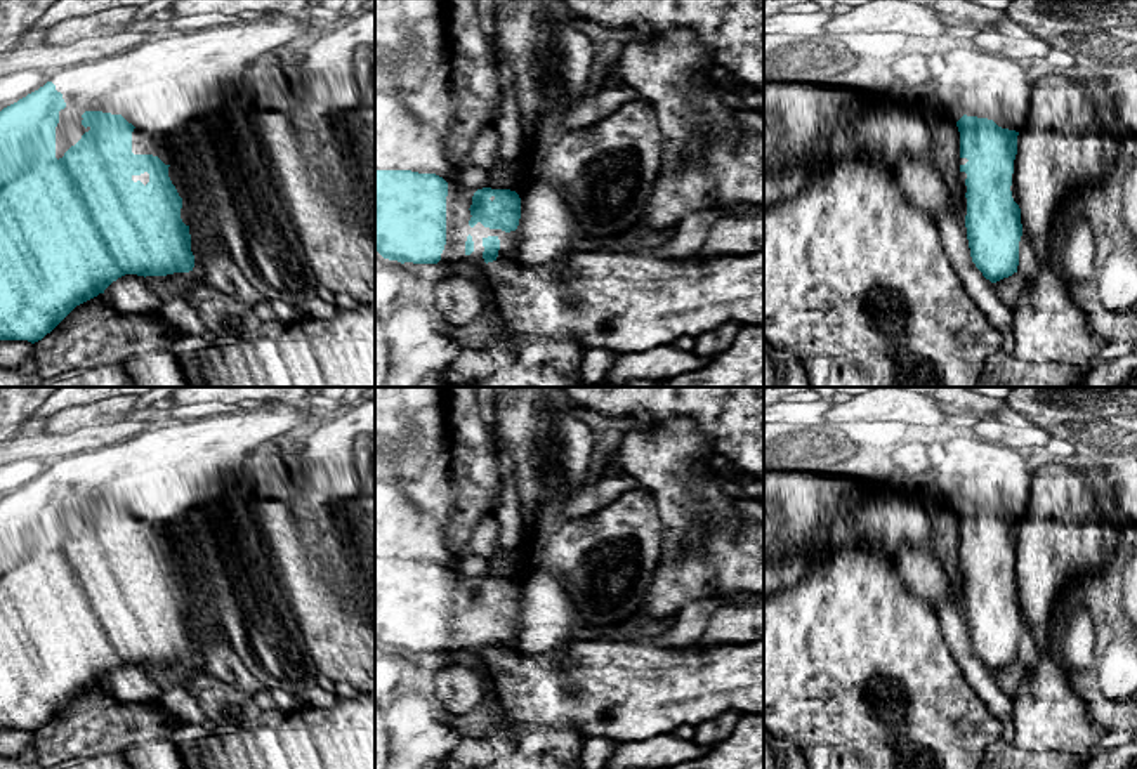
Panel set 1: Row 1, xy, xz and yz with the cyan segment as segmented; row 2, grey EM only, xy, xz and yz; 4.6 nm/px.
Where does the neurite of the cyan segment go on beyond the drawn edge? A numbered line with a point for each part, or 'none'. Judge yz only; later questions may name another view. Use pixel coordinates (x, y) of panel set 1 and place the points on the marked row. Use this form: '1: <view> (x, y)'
1: yz (985, 85)

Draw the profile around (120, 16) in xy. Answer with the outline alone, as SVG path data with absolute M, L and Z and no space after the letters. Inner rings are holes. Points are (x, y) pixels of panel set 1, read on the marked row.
M115 7L92 16L73 17L49 30L47 42L64 43L76 36L87 36L101 28L123 28L135 16L134 7Z

